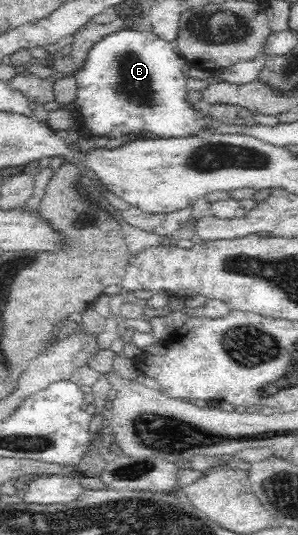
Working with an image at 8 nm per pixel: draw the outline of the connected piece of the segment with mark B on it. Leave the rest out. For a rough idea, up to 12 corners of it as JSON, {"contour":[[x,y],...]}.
{"contour":[[108,34],[76,73],[83,135],[210,128],[174,43]]}

